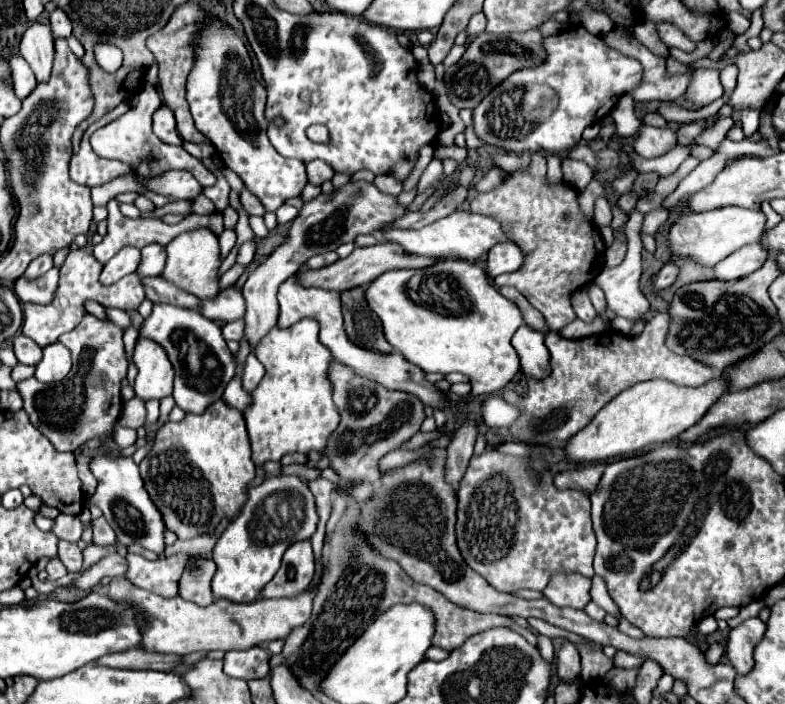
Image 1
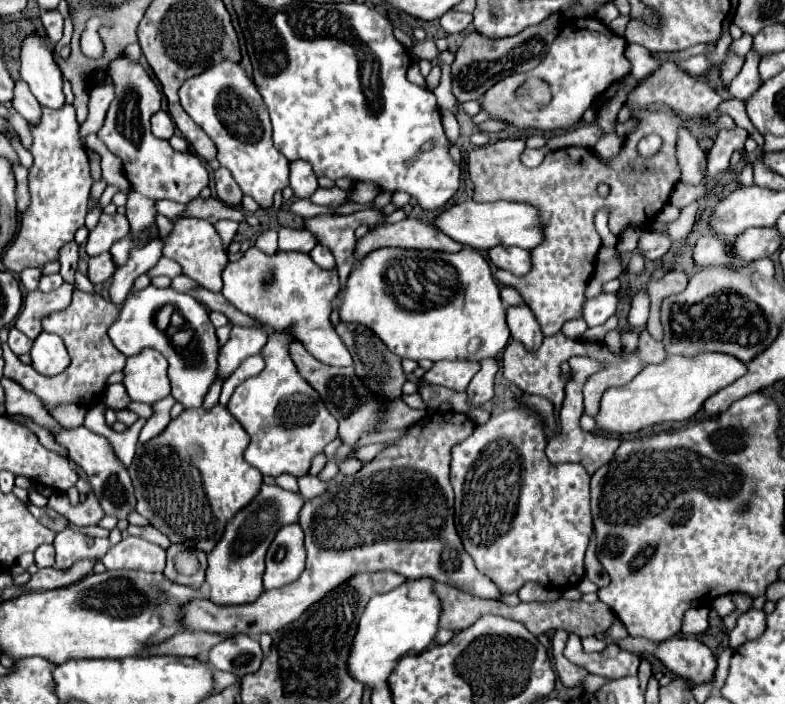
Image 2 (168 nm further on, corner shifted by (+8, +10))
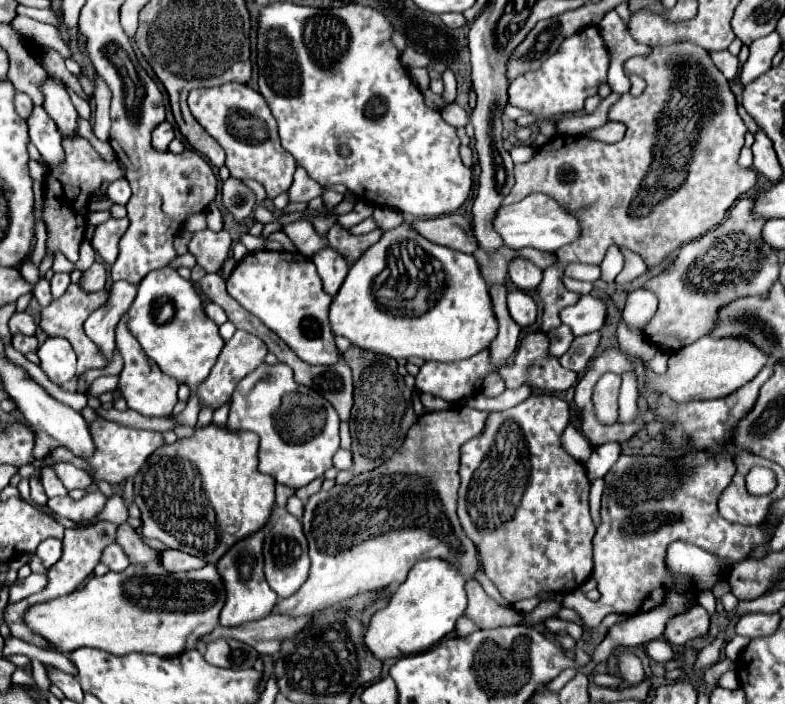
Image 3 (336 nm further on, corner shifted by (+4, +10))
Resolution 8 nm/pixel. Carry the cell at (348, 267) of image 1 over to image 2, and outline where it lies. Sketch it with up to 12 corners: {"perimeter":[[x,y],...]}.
{"perimeter":[[405,218],[357,240],[355,258],[385,246],[459,252],[433,224]]}

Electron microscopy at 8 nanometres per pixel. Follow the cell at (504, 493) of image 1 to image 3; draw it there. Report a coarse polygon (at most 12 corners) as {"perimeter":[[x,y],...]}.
{"perimeter":[[569,404],[461,446],[459,520],[511,604],[593,572]]}

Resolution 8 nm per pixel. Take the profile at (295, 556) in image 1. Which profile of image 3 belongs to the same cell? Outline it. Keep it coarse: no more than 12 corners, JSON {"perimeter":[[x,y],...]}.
{"perimeter":[[283,512],[265,536],[267,582],[287,598],[307,580],[301,522]]}

